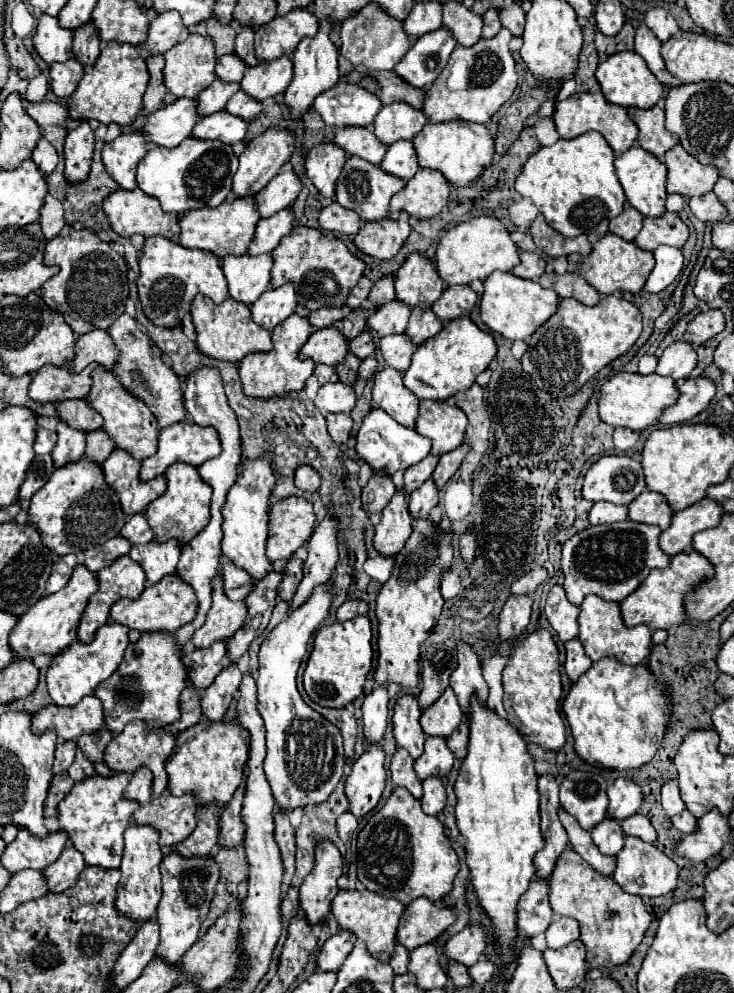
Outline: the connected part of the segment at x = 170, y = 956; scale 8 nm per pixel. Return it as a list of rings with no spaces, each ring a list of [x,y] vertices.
[[[173,850],[161,862],[161,876],[163,898],[157,908],[157,920],[161,924],[161,942],[157,946],[157,956],[163,956],[167,962],[179,962],[181,956],[197,940],[201,922],[209,912],[215,886],[219,882],[219,866],[211,856],[185,858],[177,850]]]

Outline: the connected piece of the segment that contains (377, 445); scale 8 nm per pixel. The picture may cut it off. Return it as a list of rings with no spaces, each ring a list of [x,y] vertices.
[[[373,408],[363,418],[363,426],[359,428],[359,434],[357,434],[357,454],[373,470],[387,470],[389,474],[393,474],[399,468],[409,468],[409,466],[421,462],[429,452],[431,452],[429,438],[421,436],[415,428],[407,428],[407,426],[399,424],[385,410]]]

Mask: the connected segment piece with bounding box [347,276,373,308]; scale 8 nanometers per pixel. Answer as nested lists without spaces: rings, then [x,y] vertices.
[[[363,276],[363,278],[359,280],[359,284],[353,288],[353,292],[349,294],[347,306],[351,306],[351,308],[359,308],[359,306],[361,306],[361,304],[367,300],[371,286],[373,286],[373,282],[371,282],[369,278],[365,278],[365,276]]]

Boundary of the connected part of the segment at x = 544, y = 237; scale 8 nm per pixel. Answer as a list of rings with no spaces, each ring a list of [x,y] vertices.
[[[541,214],[533,220],[529,232],[531,232],[537,248],[549,258],[569,256],[573,252],[577,252],[581,256],[587,256],[591,252],[591,244],[589,244],[585,234],[575,236],[575,238],[565,238],[559,232],[555,232],[553,228],[549,228],[549,224],[545,222],[545,218]]]

